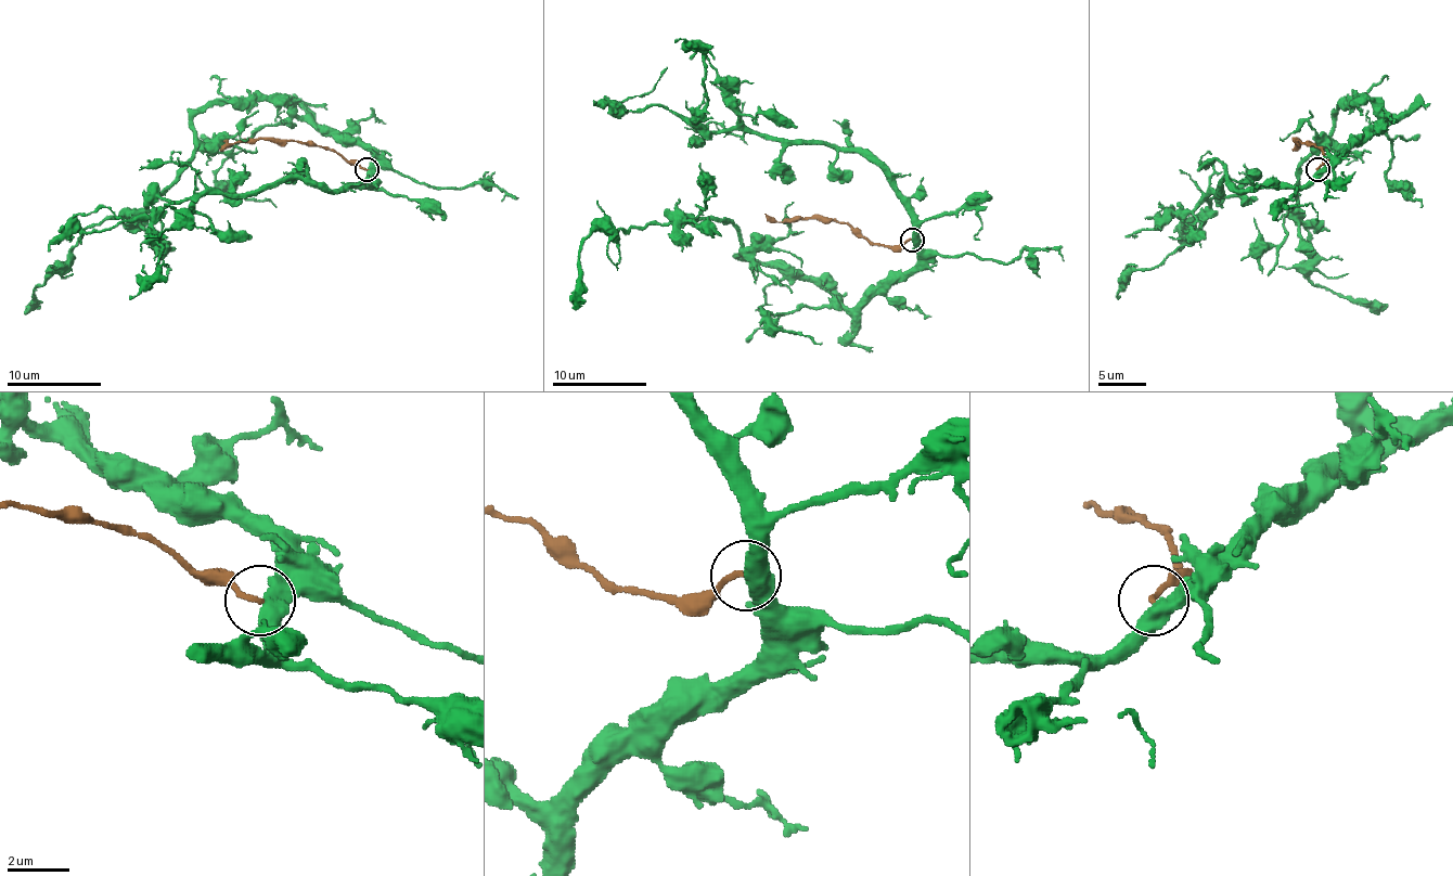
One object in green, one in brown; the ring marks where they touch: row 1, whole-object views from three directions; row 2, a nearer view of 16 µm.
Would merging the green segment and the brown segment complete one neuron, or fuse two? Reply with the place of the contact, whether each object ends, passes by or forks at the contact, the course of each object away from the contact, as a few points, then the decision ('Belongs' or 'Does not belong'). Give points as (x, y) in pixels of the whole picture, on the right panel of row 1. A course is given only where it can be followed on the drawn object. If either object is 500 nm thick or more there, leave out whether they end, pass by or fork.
Place: (1318, 169). Course of green: (1318, 170), (1387, 118), (1370, 101), (1344, 101), (1299, 175), (1297, 207), (1309, 279), (1387, 307). Course of brown: (1318, 170), (1323, 151), (1299, 139), (1291, 151). Does not belong

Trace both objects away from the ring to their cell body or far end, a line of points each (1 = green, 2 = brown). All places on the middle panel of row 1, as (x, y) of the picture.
1: (914, 240), (916, 263), (846, 309), (812, 280), (736, 254), (740, 231), (725, 221), (595, 231), (571, 309)
2: (912, 240), (876, 245), (836, 221), (772, 221), (766, 214)

